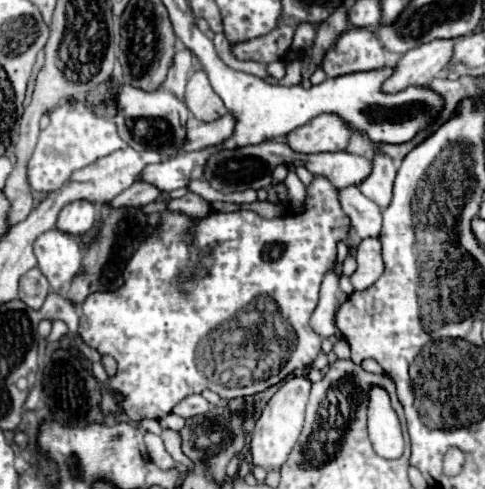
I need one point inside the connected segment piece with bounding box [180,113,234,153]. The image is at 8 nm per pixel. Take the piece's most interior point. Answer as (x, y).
(199, 134)

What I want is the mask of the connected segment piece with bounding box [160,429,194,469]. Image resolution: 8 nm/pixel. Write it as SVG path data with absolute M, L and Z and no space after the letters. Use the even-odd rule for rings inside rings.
M164 429L160 437L162 437L164 445L166 445L166 451L172 455L174 461L186 465L188 469L194 469L194 463L192 463L192 461L186 457L186 453L182 451L182 437L180 437L180 433L176 433L176 431L172 431L172 429Z

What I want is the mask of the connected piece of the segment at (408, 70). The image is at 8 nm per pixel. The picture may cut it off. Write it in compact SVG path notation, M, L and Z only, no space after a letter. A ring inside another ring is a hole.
M434 39L414 51L408 51L398 63L396 73L386 81L386 91L402 91L408 85L428 85L450 65L458 39Z

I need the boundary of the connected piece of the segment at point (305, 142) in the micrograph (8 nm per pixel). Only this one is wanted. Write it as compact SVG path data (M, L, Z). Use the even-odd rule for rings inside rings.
M318 115L318 119L290 131L290 135L286 135L286 143L296 153L344 151L350 135L350 127L346 127L338 115Z

